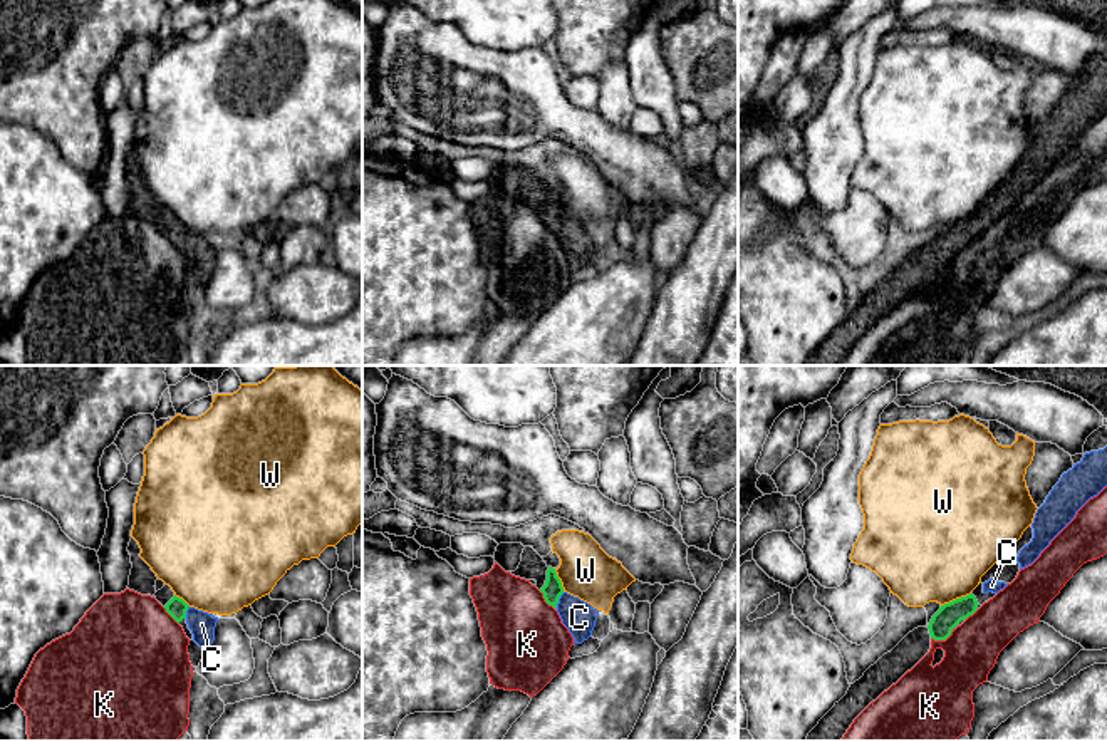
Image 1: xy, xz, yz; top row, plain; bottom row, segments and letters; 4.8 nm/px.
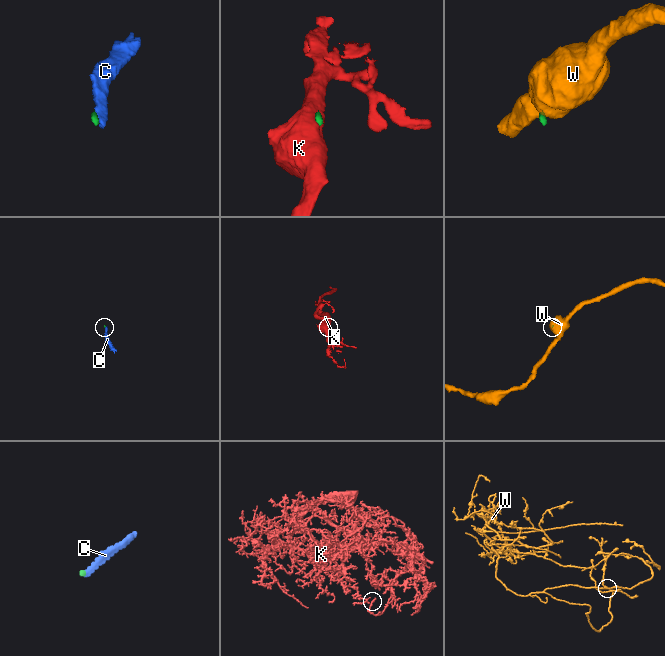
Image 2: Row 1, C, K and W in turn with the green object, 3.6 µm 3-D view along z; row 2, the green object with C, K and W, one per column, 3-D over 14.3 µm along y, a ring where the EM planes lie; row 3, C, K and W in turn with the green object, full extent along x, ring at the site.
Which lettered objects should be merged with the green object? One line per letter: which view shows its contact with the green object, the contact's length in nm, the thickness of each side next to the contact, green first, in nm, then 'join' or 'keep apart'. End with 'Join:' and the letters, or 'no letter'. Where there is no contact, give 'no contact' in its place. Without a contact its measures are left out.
C: xz | 80 nm | 90/160 nm | join
K: yz | 130 nm | 120/260 nm | keep apart
W: yz | 160 nm | 120/480 nm | keep apart
Join: C

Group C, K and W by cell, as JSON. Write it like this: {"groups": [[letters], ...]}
{"groups": [["C"], ["K"], ["W"]]}

